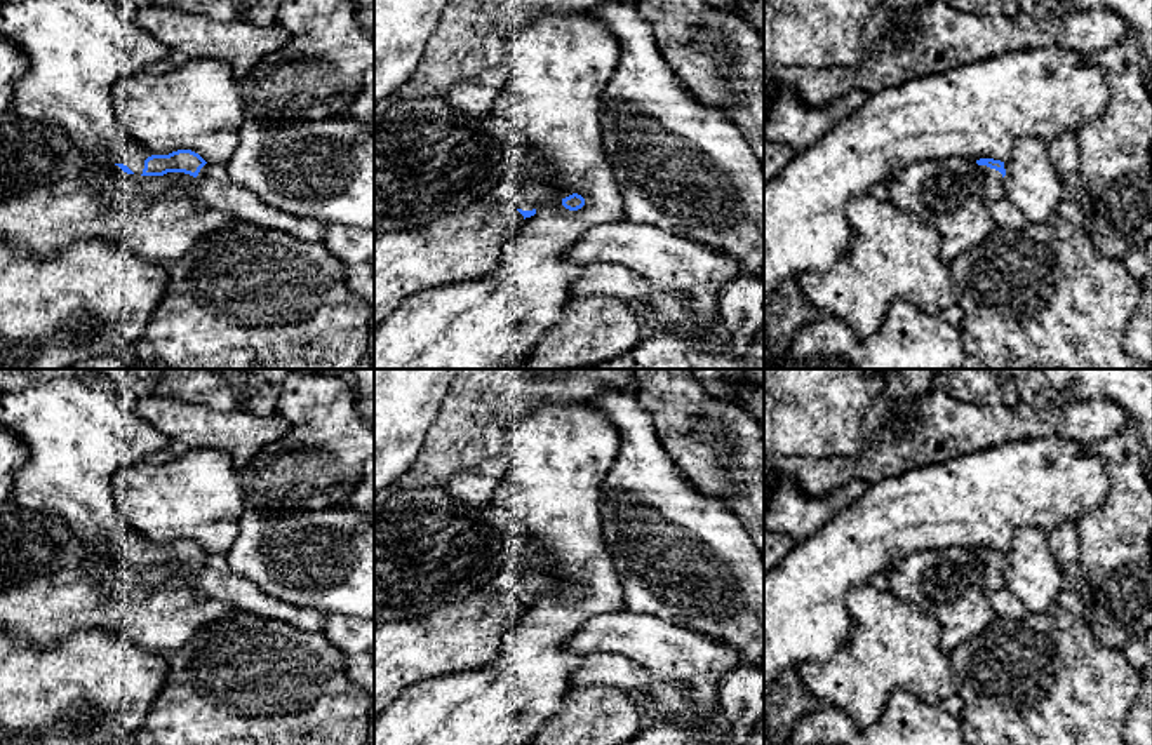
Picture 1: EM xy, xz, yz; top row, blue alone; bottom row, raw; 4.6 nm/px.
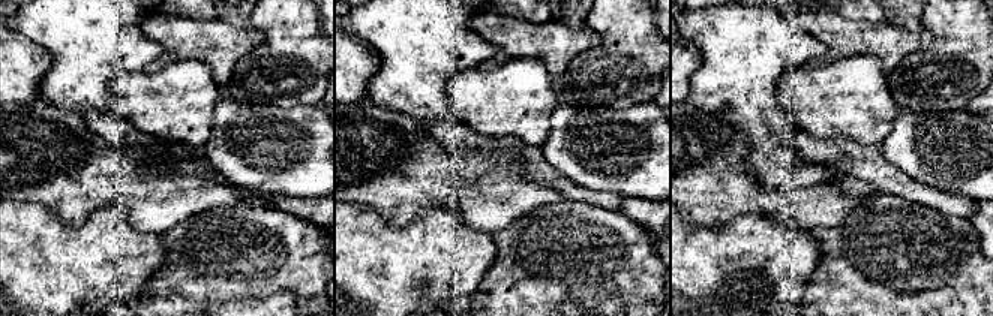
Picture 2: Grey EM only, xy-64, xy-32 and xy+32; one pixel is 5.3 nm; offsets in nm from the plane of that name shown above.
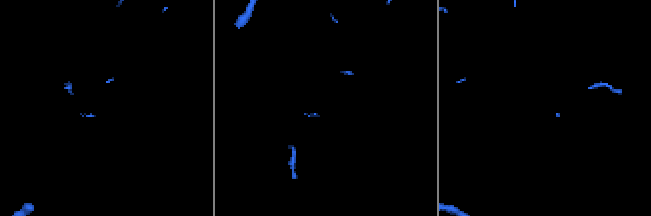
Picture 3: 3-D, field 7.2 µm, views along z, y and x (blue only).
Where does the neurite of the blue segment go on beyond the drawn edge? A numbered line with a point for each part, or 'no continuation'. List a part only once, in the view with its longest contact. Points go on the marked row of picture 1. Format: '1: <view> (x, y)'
1: xy (124, 150)
2: yz (992, 180)

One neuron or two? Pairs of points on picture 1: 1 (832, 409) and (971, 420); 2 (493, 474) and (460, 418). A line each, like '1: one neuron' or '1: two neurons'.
1: two neurons
2: two neurons

